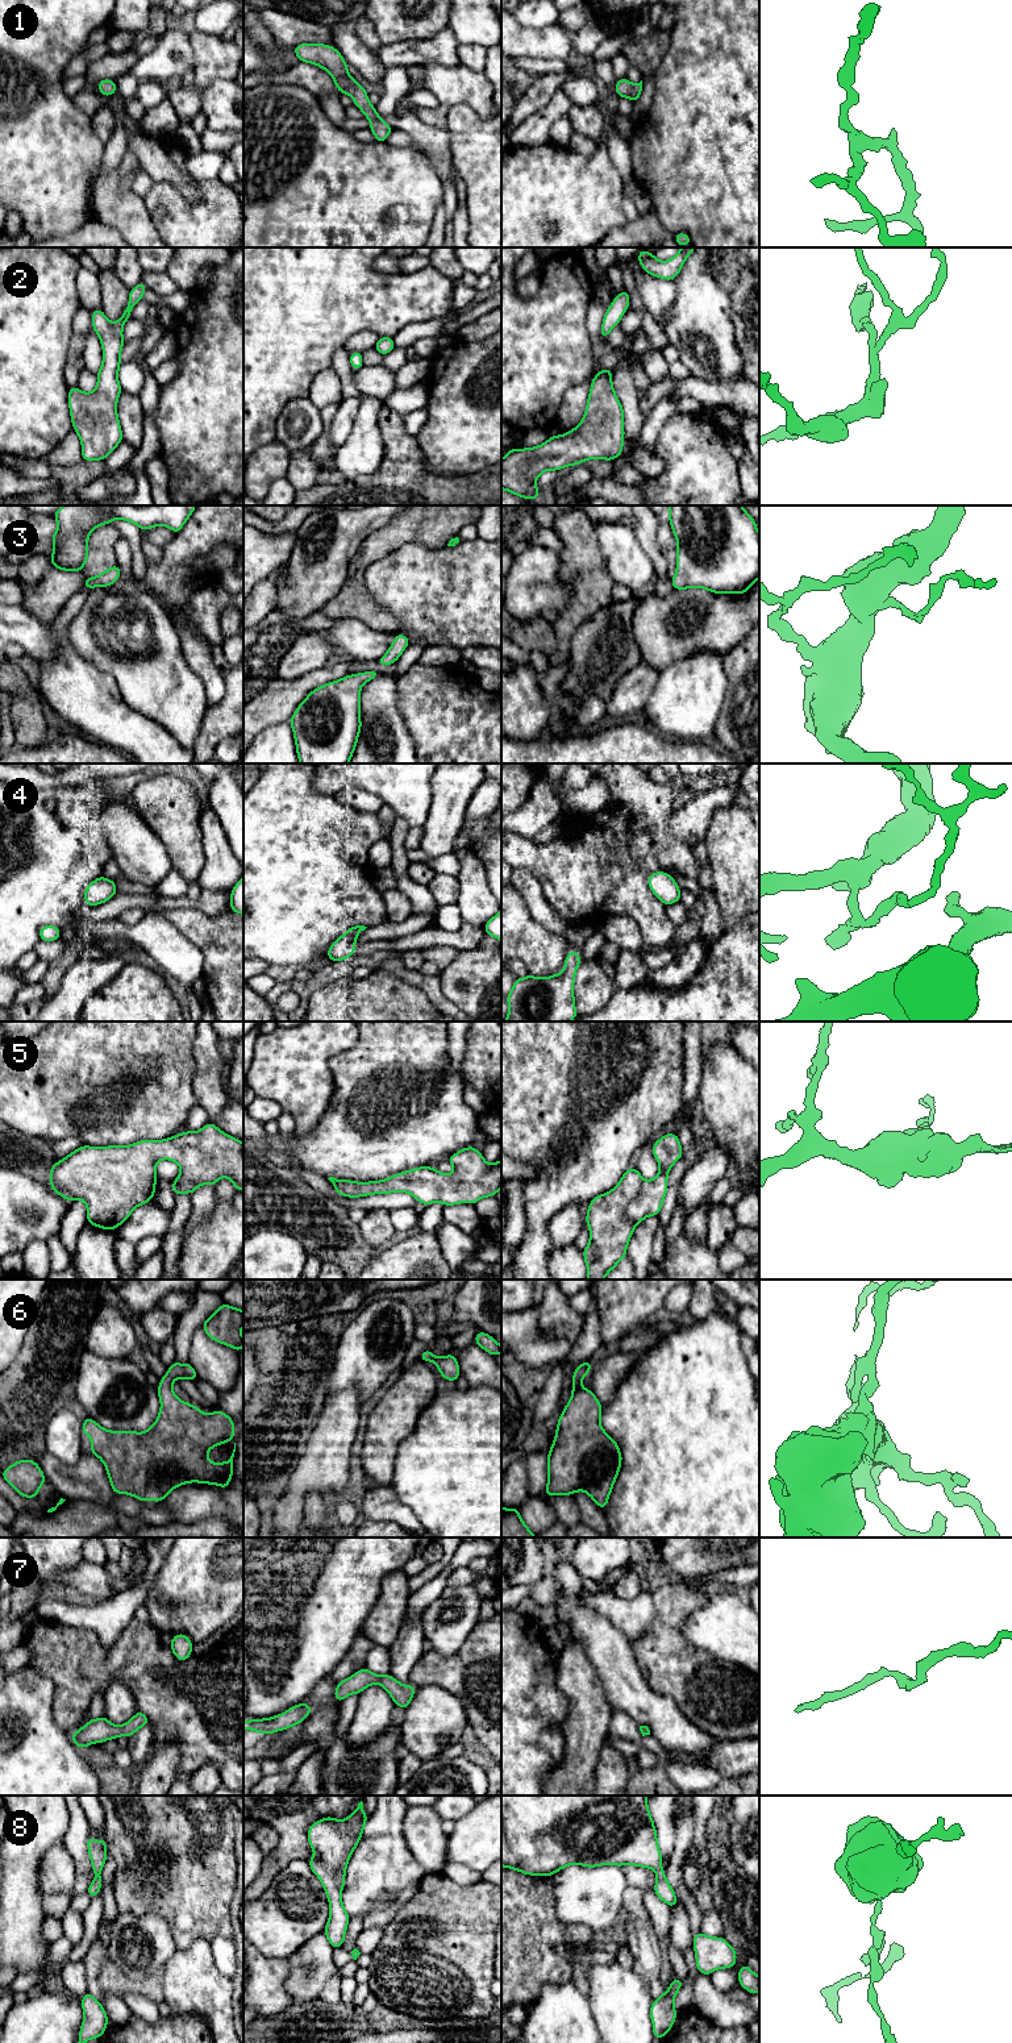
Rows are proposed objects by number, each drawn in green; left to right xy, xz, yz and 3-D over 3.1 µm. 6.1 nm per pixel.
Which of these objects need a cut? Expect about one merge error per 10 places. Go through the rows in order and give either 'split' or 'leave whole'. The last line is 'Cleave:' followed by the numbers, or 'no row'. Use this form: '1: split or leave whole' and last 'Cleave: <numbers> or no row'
1: leave whole
2: leave whole
3: leave whole
4: leave whole
5: leave whole
6: leave whole
7: leave whole
8: leave whole
Cleave: no row

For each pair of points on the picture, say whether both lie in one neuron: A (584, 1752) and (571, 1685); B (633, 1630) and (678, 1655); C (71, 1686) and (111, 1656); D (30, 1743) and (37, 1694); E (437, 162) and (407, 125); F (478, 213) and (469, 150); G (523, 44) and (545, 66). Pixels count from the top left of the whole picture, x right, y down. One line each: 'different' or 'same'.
A: same
B: different
C: same
D: same
E: same
F: same
G: different

